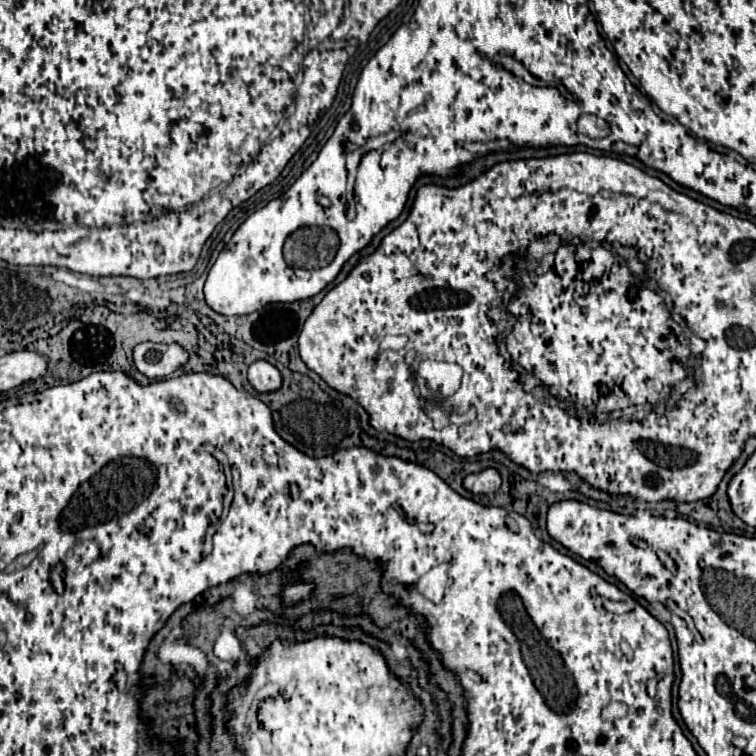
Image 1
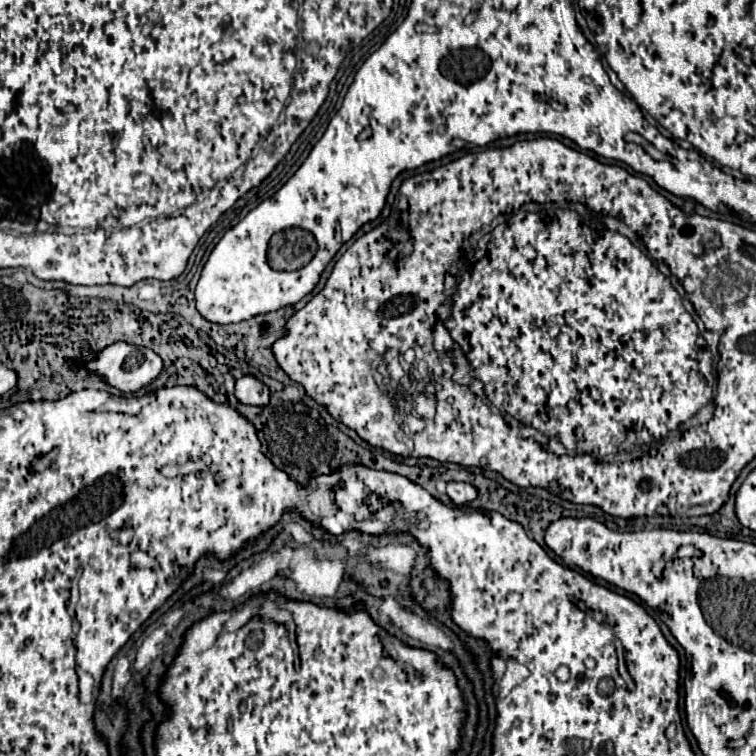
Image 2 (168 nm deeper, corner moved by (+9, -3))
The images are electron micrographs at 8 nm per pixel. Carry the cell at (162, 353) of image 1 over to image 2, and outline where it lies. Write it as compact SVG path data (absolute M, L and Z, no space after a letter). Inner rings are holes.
M113 343L89 365L91 373L101 375L115 389L129 393L151 383L163 369L161 357L147 347Z

